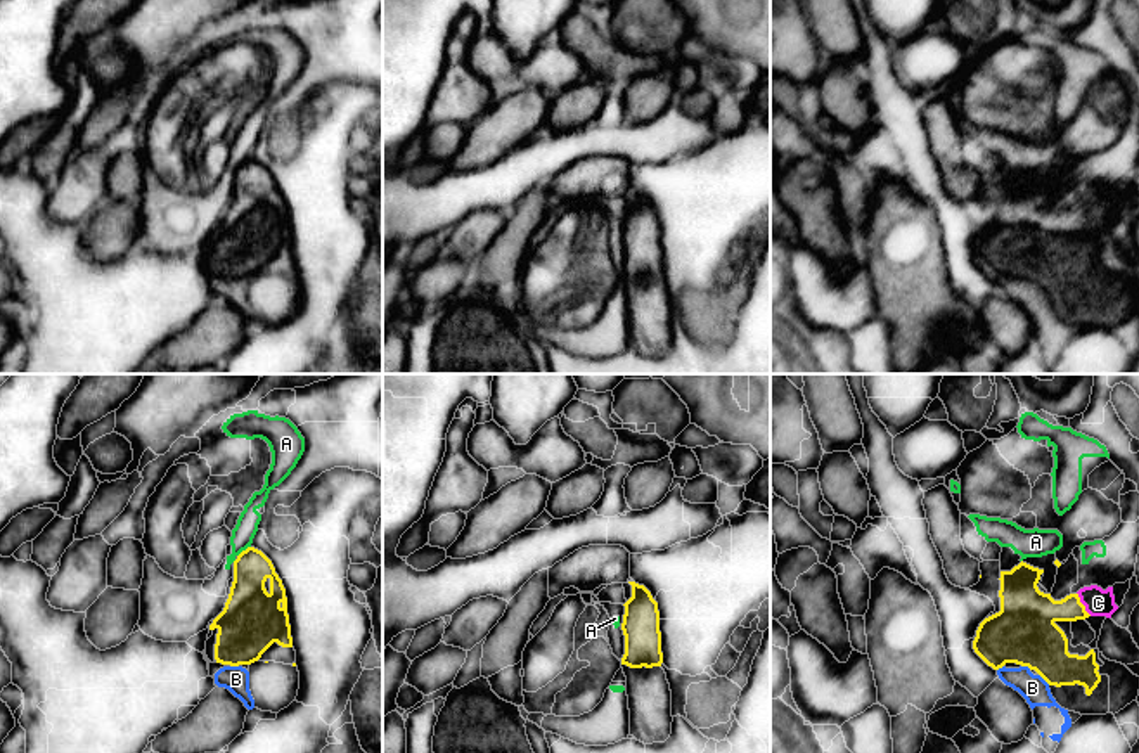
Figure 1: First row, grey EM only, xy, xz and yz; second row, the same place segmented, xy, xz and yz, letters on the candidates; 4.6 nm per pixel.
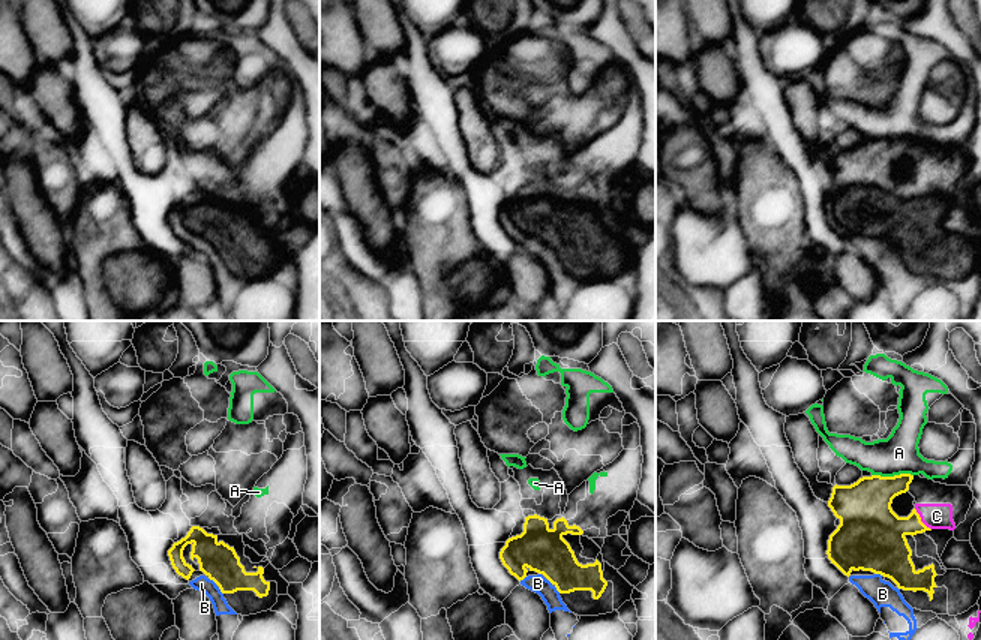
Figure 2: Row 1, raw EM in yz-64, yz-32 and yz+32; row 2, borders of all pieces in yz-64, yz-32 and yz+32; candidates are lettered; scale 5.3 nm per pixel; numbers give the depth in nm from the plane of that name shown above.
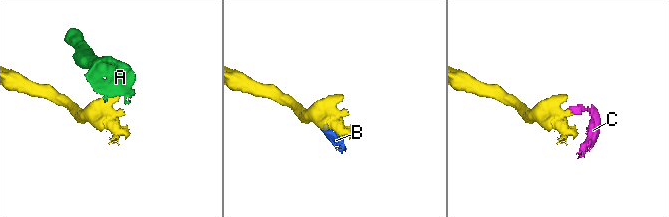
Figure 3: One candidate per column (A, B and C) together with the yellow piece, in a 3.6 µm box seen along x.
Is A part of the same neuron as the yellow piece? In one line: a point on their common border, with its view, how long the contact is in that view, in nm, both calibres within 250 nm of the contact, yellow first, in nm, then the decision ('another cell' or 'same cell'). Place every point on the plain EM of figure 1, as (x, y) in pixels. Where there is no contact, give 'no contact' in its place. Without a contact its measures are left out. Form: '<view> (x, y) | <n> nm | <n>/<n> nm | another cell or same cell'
xy (243, 163) | 80 nm | 200/100 nm | another cell

